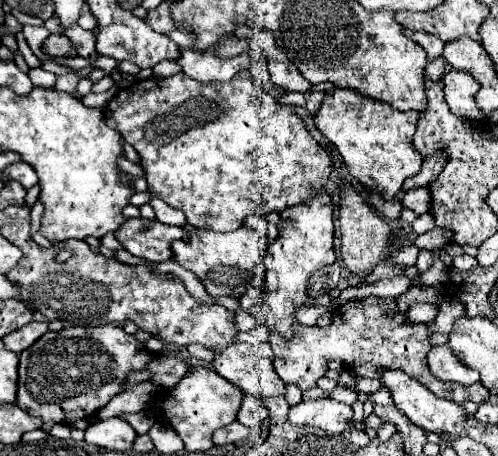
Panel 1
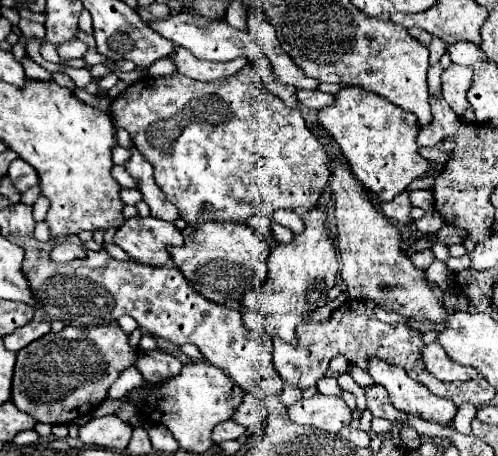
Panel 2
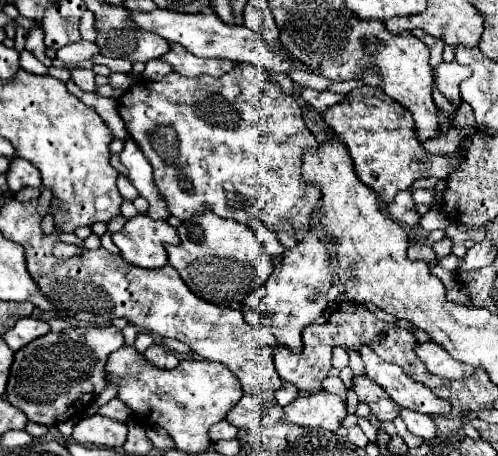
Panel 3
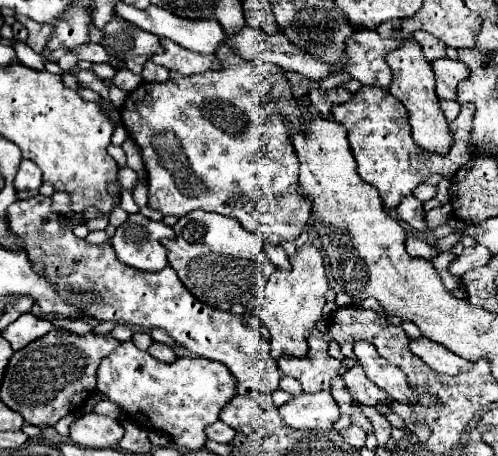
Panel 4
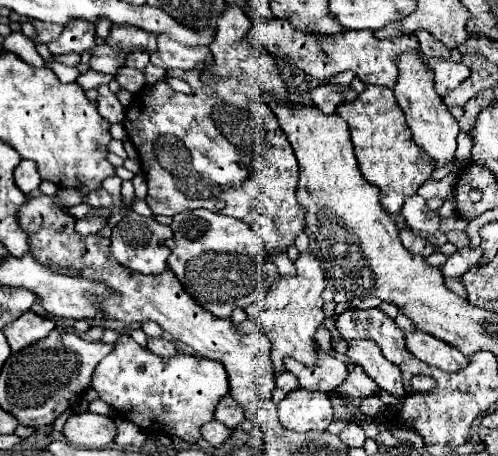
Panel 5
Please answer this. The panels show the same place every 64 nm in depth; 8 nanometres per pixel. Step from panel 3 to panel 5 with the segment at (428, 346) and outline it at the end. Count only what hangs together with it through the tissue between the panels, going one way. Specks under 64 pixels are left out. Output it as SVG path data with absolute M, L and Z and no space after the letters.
M420 330L406 332L406 348L422 362L436 366L444 372L458 372L468 366L468 358L460 350Z

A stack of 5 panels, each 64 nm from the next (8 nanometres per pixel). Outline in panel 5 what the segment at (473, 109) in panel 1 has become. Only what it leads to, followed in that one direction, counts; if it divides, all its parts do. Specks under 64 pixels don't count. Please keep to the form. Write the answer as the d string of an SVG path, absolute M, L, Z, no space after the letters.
M428 60L428 66L434 70L434 82L436 82L436 92L438 96L446 96L448 92L452 92L462 80L466 80L470 76L470 68L460 64L460 62L452 62L452 60Z

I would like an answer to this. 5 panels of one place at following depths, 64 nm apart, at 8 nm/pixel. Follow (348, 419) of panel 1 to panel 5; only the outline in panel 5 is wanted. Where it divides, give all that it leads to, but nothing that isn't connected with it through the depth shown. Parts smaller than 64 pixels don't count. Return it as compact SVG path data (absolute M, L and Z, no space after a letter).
M294 390L278 404L280 424L292 432L326 430L334 420L330 396L324 392Z

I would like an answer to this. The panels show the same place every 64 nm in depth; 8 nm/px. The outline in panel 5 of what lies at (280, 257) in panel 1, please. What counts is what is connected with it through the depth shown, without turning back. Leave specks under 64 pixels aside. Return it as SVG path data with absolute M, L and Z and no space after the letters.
M306 250L298 256L298 260L294 262L296 266L296 276L278 276L278 280L272 284L272 288L268 288L268 294L264 300L252 304L246 312L248 318L252 320L262 320L264 324L264 332L268 336L268 340L272 342L272 364L276 374L284 372L284 356L292 356L294 360L312 366L316 360L316 348L314 348L314 334L316 328L322 324L324 314L322 314L322 292L326 288L326 278L320 266L320 258Z

